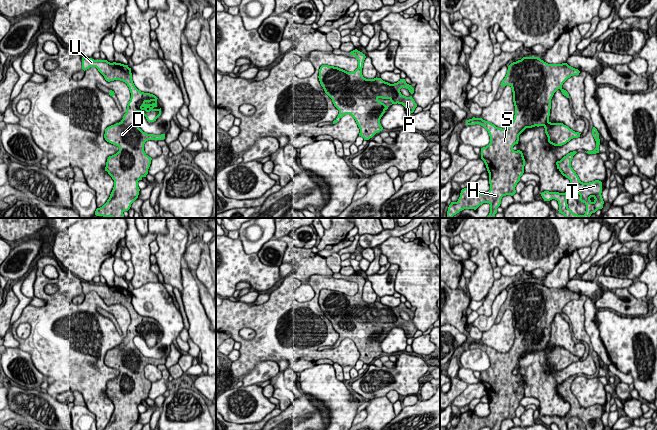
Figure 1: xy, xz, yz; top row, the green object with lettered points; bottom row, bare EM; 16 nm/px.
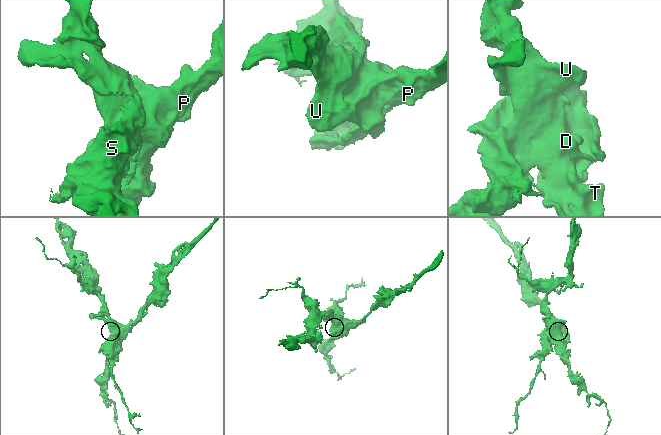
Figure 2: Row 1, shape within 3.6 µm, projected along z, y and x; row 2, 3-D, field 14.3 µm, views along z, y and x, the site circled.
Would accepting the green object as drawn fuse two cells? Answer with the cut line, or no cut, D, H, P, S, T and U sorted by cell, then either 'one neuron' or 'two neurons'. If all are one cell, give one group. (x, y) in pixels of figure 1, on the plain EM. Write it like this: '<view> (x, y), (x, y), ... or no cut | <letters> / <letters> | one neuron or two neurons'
no cut | D H P S T U | one neuron

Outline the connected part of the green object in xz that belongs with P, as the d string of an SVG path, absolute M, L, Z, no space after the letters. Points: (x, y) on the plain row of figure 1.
M357 273L350 276L358 284L358 292L347 296L334 290L322 289L319 293L319 305L325 317L332 323L334 330L339 334L333 348L346 338L350 338L356 345L364 364L369 364L376 357L383 354L380 343L388 333L378 323L389 323L392 328L402 328L408 337L414 336L417 328L412 320L406 321L400 313L406 312L411 318L414 312L407 308L405 303L390 308L381 302L366 303L362 299L365 278Z

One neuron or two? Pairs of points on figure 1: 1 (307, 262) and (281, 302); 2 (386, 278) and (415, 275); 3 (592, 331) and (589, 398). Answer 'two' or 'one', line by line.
1: two
2: two
3: two

